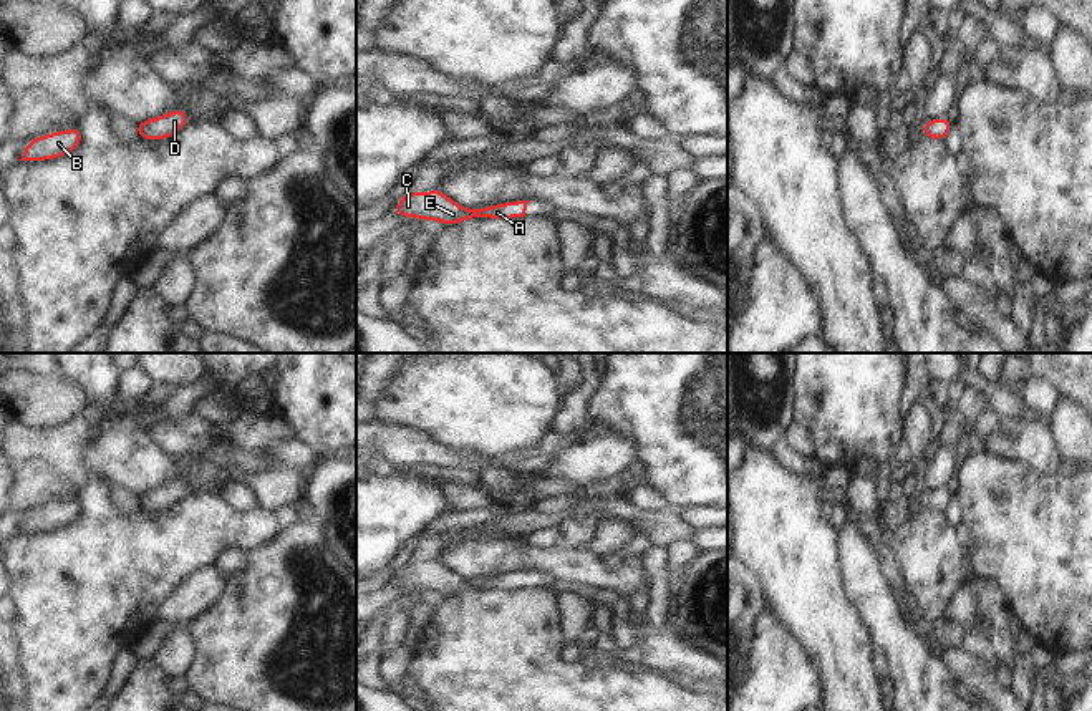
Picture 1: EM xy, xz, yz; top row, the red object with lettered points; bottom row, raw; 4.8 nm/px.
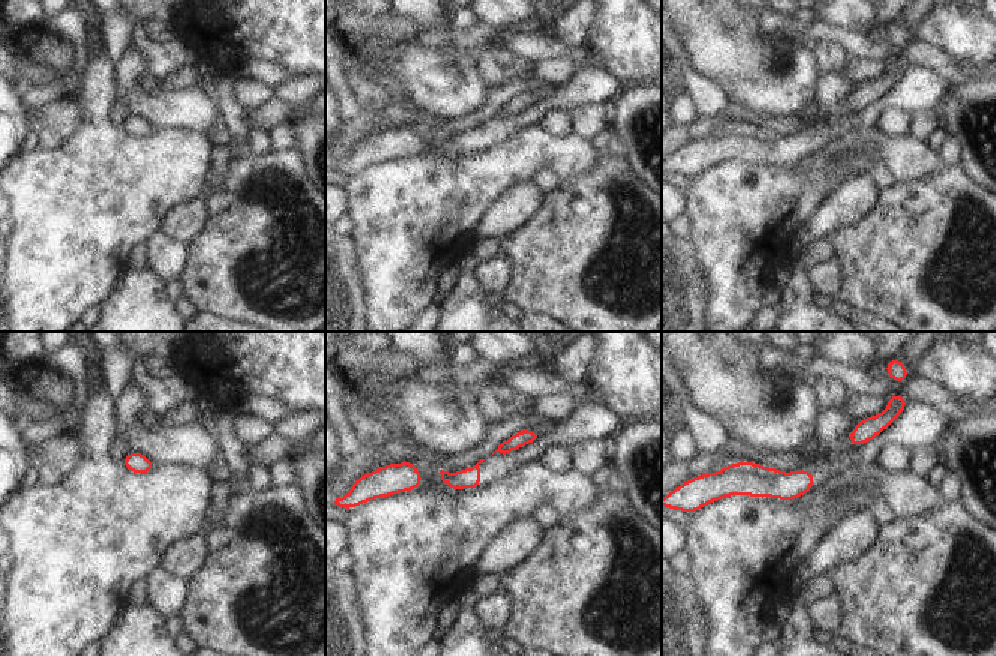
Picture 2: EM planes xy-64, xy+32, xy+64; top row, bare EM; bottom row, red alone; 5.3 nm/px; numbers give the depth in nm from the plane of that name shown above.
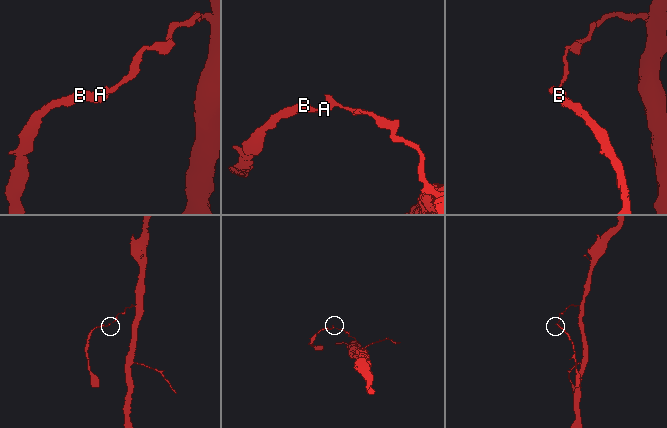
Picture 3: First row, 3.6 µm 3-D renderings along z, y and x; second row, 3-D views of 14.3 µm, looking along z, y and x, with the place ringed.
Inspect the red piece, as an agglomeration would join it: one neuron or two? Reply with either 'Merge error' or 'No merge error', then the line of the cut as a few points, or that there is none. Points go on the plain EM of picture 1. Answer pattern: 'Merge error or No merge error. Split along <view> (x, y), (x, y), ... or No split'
Merge error. Split along xy (148, 509), (154, 511).

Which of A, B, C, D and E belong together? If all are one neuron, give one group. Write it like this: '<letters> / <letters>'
A B C E / D

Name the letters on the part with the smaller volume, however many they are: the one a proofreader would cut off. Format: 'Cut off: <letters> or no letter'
Cut off: A, B, C, E.

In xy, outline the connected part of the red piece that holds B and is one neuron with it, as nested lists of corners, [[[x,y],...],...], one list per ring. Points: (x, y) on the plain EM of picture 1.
[[[80,497],[68,502],[55,502],[46,507],[28,510],[20,532],[50,532],[66,527],[80,519],[83,502]]]

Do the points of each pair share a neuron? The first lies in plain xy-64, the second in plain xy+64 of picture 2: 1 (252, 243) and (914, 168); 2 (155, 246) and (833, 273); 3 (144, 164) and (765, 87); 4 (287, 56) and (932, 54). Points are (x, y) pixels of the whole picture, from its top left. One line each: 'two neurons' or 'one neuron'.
1: two neurons
2: one neuron
3: two neurons
4: two neurons

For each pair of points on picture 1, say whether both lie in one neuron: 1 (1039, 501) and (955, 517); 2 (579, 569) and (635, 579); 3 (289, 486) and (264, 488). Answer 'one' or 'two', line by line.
1: two
2: one
3: one

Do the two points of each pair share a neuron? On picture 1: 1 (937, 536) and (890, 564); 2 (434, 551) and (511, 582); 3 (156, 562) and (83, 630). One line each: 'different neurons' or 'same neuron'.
1: different neurons
2: same neuron
3: same neuron

